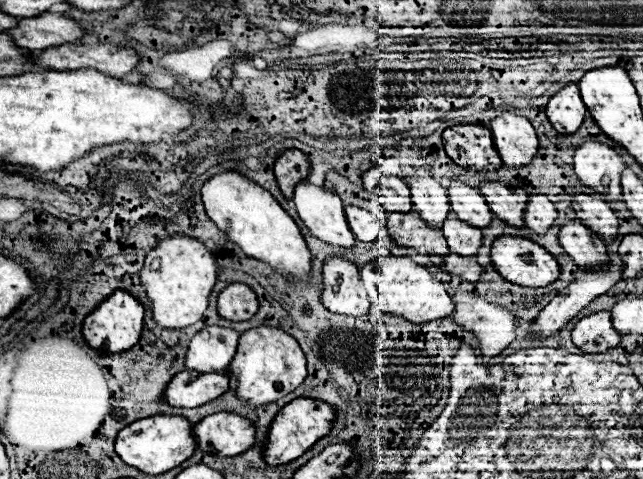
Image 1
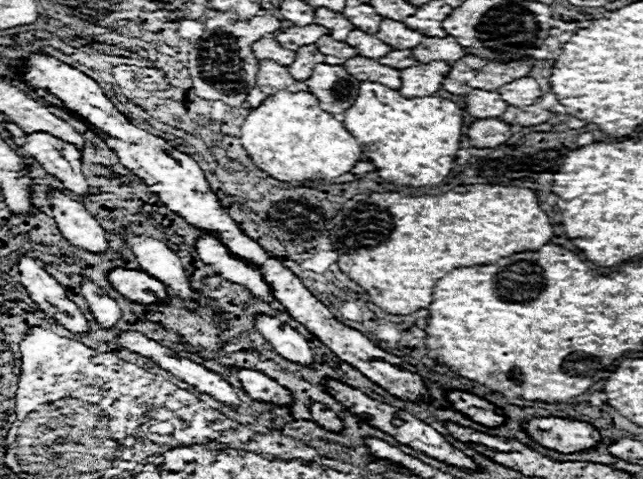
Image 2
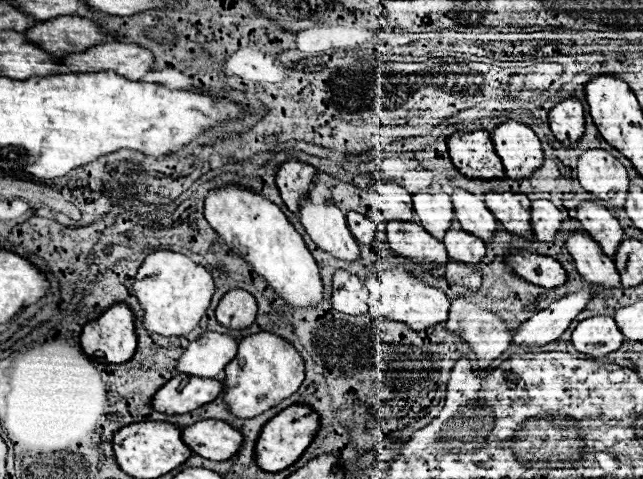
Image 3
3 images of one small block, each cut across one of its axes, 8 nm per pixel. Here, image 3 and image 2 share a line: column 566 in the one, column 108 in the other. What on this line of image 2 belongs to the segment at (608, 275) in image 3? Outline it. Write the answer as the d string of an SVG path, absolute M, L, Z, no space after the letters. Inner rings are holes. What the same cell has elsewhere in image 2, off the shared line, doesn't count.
M52 192L52 212L54 220L62 232L62 236L78 246L86 248L88 252L100 254L106 252L110 242L106 238L106 230L98 224L98 220L72 196L64 192Z

